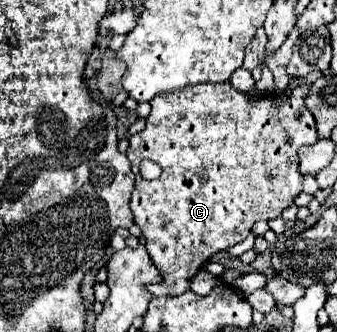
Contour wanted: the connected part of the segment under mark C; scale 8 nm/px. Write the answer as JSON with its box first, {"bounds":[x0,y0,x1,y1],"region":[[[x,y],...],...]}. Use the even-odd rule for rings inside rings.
{"bounds":[126,83,318,295],"region":[[[230,83],[194,85],[160,93],[150,101],[152,111],[146,119],[146,127],[130,137],[126,157],[136,175],[130,201],[134,223],[142,229],[146,249],[162,273],[162,283],[150,285],[152,295],[182,295],[190,289],[194,275],[214,253],[240,243],[256,221],[276,219],[286,207],[294,205],[294,199],[302,193],[304,179],[298,171],[298,149],[318,141],[314,115],[304,103],[308,87],[310,83],[294,87],[282,105],[276,105],[272,95],[252,97],[234,89]],[[144,159],[152,159],[162,167],[158,179],[148,181],[140,175],[140,161]]]}

